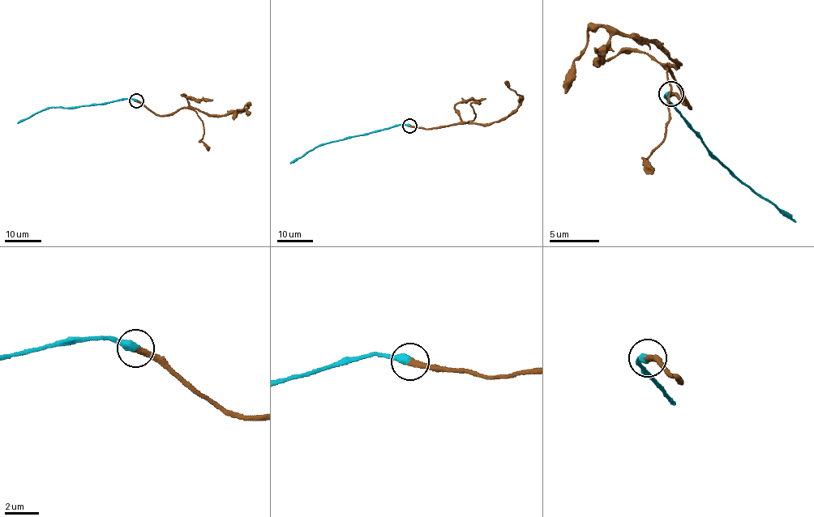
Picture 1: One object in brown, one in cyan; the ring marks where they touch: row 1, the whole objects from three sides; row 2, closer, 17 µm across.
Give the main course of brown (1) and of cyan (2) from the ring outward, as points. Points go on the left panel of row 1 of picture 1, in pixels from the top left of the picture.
1: (137, 100), (156, 114), (173, 114), (184, 107), (226, 115), (246, 108), (249, 104), (236, 111), (233, 119)
2: (137, 100), (122, 99), (99, 104), (48, 108), (18, 123)

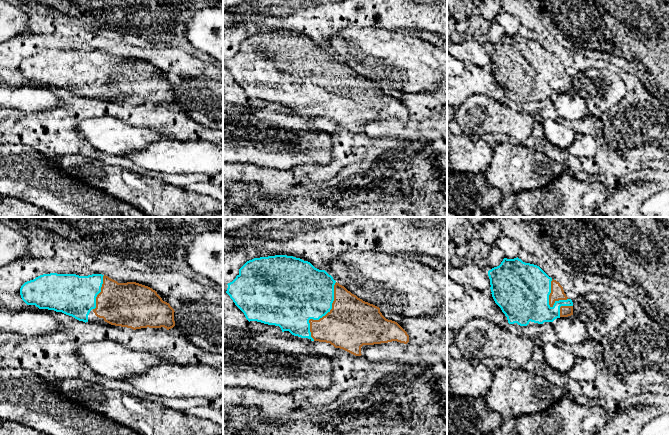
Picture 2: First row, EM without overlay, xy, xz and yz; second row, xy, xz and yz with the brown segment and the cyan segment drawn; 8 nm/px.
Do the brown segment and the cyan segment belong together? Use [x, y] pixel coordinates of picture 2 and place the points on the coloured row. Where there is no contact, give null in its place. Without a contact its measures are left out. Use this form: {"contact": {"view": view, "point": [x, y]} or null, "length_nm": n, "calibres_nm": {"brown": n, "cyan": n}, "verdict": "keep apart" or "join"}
{"contact": {"view": "xz", "point": [323, 316]}, "length_nm": 500, "calibres_nm": {"brown": 400, "cyan": 440}, "verdict": "join"}

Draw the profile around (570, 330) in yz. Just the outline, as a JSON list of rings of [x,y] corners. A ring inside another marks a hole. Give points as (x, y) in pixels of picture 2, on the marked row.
[[[574,315],[557,318],[552,324],[557,339],[567,345],[580,344],[588,338],[585,324]]]

